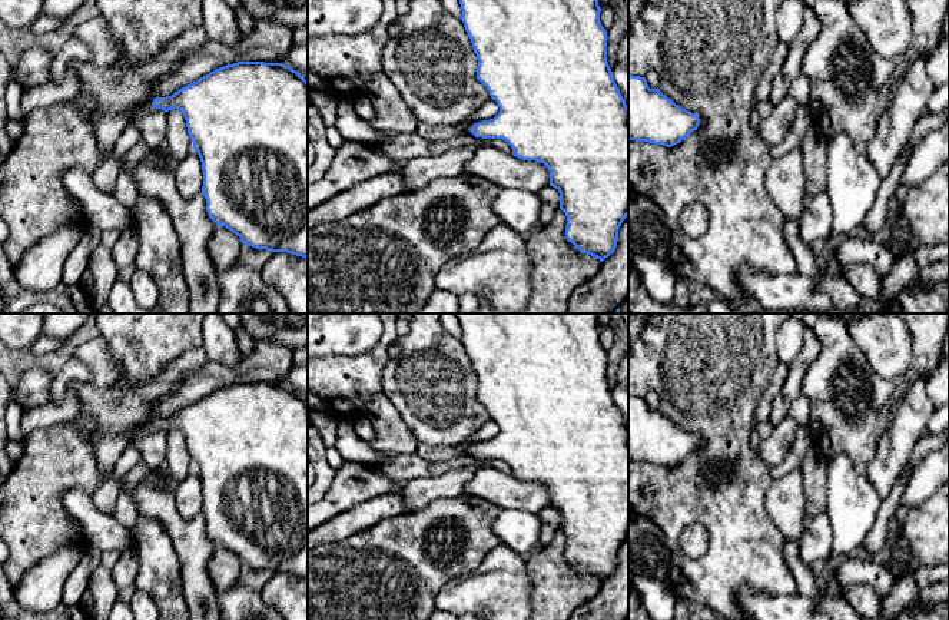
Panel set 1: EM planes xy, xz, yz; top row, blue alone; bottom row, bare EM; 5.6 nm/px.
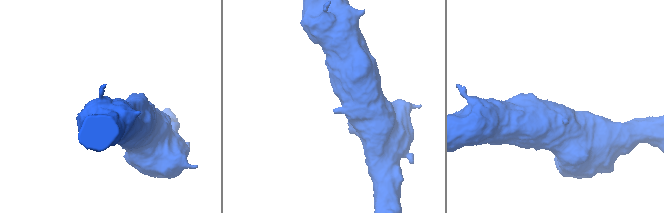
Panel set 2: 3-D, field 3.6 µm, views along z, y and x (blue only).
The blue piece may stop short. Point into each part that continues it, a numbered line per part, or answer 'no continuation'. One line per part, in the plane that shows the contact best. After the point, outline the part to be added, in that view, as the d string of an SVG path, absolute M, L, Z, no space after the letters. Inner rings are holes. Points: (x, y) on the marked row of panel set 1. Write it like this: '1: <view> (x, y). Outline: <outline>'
1: xy (140, 109). Outline: M149 102L137 105L137 107L130 113L129 123L133 125L139 116L149 112L152 107L153 106Z

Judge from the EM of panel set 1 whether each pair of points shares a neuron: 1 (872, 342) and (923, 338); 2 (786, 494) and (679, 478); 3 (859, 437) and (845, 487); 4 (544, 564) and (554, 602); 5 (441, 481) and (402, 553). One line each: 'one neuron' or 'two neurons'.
1: two neurons
2: two neurons
3: two neurons
4: one neuron
5: two neurons

